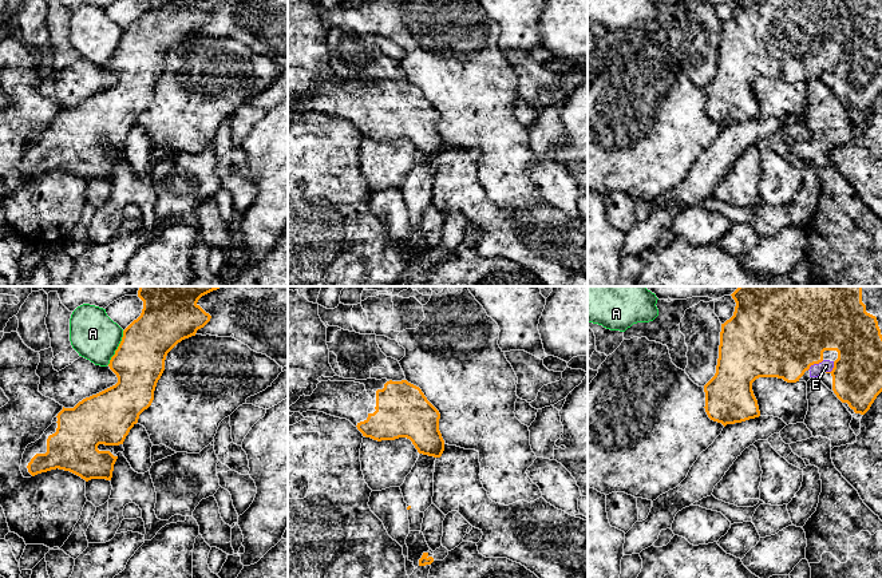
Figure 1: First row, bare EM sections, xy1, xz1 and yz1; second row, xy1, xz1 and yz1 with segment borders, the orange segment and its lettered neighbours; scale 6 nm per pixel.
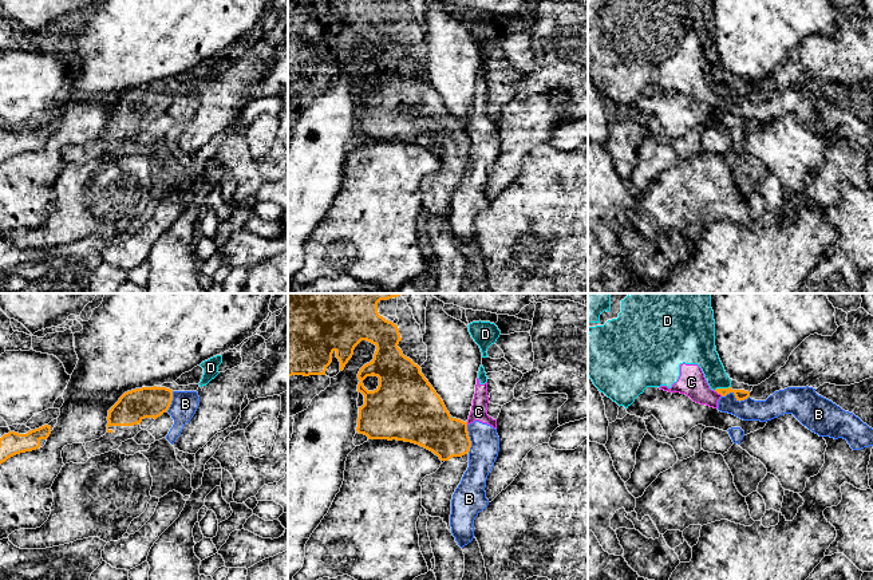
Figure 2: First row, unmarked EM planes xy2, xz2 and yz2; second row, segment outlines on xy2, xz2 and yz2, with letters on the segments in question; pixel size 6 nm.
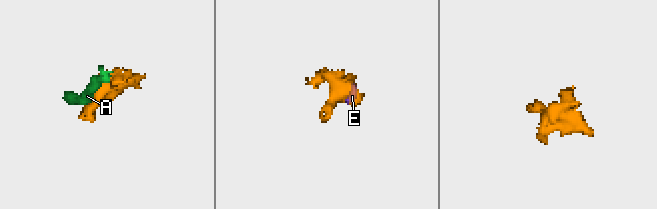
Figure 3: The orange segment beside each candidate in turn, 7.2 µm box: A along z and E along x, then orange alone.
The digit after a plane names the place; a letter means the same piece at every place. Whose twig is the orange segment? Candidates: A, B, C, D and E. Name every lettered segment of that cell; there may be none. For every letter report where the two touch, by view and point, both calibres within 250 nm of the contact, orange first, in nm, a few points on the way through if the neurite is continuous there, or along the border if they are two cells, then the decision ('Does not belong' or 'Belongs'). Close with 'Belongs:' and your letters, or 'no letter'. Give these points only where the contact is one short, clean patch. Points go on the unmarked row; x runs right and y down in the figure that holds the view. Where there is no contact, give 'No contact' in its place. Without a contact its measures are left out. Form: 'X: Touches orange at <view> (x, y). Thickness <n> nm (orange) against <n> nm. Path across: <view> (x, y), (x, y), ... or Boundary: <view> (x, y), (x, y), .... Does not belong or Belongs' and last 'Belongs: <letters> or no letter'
A: Touches orange at xy1 (118, 48). Thickness 300 nm (orange) against 280 nm. Does not belong
B: Touches orange at yz2 (735, 97). Thickness 60 nm (orange) against 140 nm. Boundary: yz2 (749, 95), (741, 101), (731, 93), (722, 97). Does not belong
C: Touches orange at yz2 (719, 93). Thickness 60 nm (orange) against 160 nm. Boundary: yz2 (715, 90), (722, 95). Does not belong
D: Touches orange at yz2 (722, 89). Thickness 60 nm (orange) against 160 nm. Does not belong
E: Touches orange at yz1 (815, 63). Thickness 460 nm (orange) against 80 nm. Does not belong
Belongs: no letter

